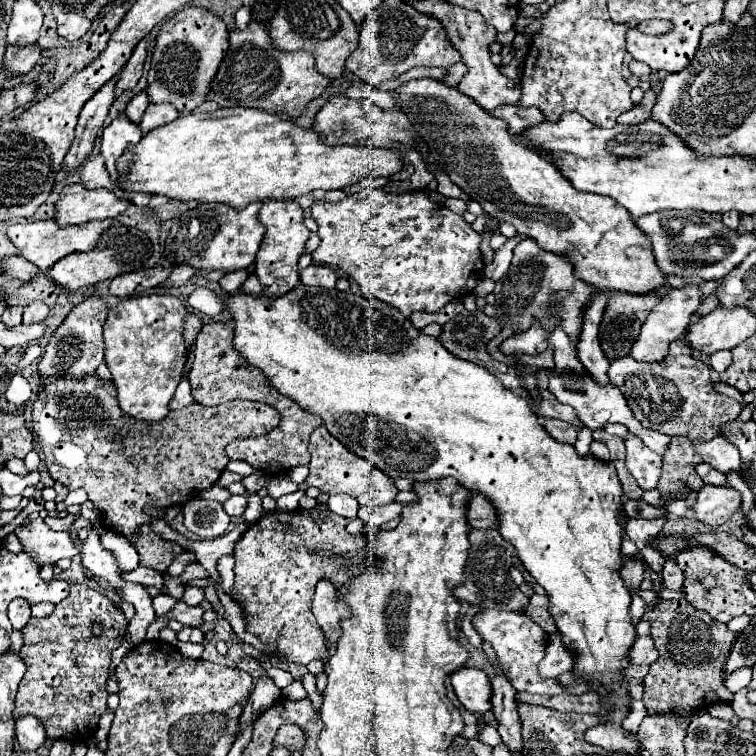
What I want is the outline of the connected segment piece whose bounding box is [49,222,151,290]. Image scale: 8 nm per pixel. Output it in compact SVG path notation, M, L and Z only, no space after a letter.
M115 222L107 232L103 232L99 244L91 252L81 252L81 254L69 254L61 258L59 262L53 264L49 270L49 276L61 284L65 290L79 290L79 288L89 288L97 286L99 282L111 280L119 274L135 272L141 270L151 256L151 240L137 228L127 228L119 222Z

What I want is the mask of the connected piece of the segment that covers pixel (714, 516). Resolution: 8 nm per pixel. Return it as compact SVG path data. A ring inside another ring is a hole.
M723 484L723 486L703 486L693 506L693 516L707 526L719 526L727 522L741 508L741 492Z

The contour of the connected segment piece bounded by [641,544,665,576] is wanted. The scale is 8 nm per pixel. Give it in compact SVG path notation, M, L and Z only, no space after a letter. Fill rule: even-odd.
M645 544L643 548L641 548L641 556L643 556L643 560L651 566L651 570L653 572L657 572L659 576L661 576L661 566L663 566L663 556L661 556L661 552L657 552L657 548L655 546L651 546L651 544Z

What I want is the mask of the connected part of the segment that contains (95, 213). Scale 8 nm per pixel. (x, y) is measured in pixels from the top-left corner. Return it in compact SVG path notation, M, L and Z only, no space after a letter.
M83 184L65 186L57 202L55 220L59 226L85 224L91 220L105 220L123 214L129 208L129 200L117 198L107 188L87 190Z

